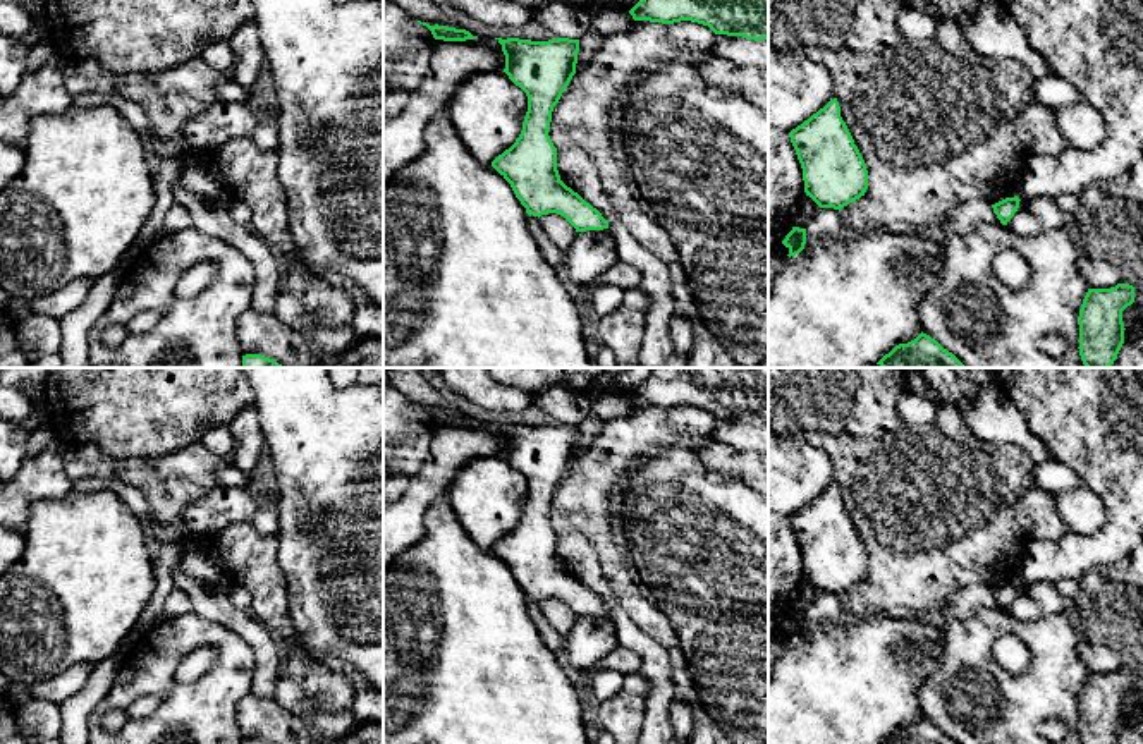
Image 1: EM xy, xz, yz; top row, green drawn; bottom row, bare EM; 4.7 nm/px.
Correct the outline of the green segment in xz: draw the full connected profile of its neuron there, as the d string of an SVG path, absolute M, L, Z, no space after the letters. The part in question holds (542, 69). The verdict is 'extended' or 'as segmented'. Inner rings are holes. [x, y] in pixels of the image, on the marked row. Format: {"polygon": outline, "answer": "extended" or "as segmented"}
{"polygon": "M495 40L502 45L505 55L504 72L528 96L528 112L519 137L492 162L492 167L510 184L516 198L529 216L540 218L541 215L557 213L562 215L576 232L608 229L608 222L602 213L560 180L557 170L557 148L548 136L553 107L576 74L579 40Z", "answer": "as segmented"}

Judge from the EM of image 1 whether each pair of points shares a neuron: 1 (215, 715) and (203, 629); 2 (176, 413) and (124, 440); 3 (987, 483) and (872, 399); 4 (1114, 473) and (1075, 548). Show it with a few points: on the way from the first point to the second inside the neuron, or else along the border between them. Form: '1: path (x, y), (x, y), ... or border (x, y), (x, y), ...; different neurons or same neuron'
1: path (217, 693), (224, 684), (224, 648); same neuron
2: path (164, 413), (152, 413), (136, 428); same neuron
3: border (906, 423), (887, 435), (867, 439); different neurons
4: path (1116, 495), (1116, 524), (1097, 543); same neuron

